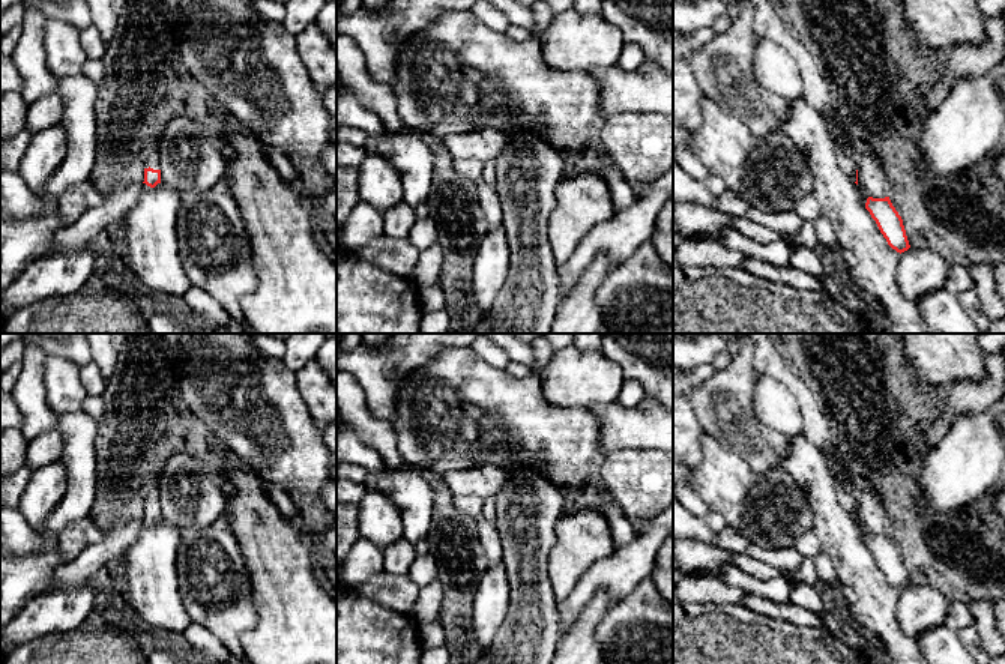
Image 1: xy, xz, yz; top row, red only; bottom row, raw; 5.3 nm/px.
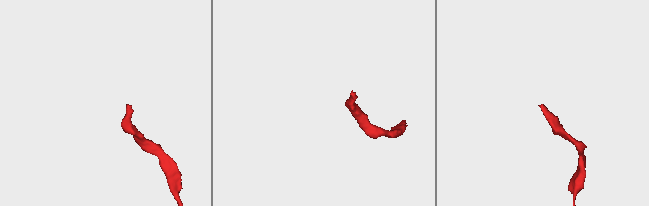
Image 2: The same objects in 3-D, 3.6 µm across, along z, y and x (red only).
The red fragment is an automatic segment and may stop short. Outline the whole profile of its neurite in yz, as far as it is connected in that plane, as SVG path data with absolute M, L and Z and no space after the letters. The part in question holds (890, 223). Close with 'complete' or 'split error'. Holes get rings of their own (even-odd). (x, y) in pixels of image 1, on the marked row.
M868 197L865 209L870 212L871 218L876 221L880 233L892 249L901 254L910 248L903 219L892 206L889 197Z; complete

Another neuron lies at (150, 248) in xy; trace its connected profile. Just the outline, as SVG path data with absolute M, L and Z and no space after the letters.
M141 183L138 200L125 216L126 234L120 252L123 254L123 261L134 270L149 291L185 296L192 285L179 255L176 233L179 209L180 192L177 189L164 183L158 183L155 188Z

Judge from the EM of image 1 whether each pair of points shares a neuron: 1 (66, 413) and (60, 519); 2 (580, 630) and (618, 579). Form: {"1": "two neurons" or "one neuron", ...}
{"1": "one neuron", "2": "two neurons"}

